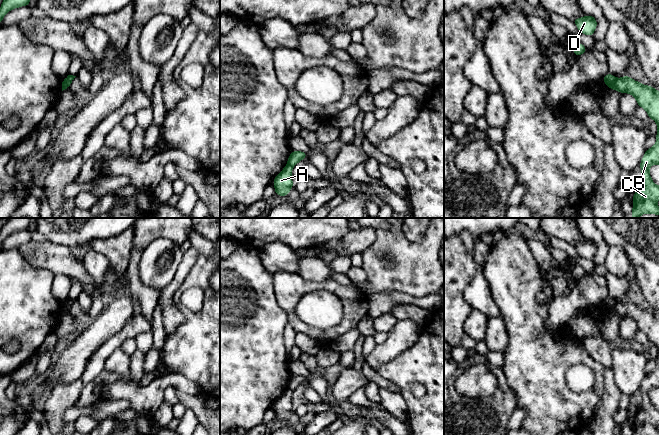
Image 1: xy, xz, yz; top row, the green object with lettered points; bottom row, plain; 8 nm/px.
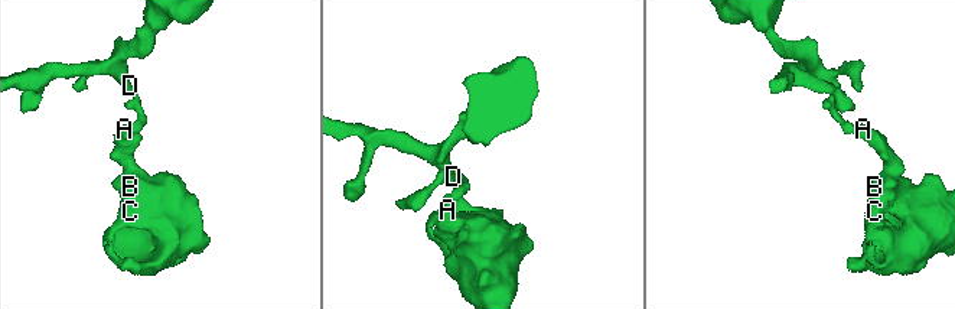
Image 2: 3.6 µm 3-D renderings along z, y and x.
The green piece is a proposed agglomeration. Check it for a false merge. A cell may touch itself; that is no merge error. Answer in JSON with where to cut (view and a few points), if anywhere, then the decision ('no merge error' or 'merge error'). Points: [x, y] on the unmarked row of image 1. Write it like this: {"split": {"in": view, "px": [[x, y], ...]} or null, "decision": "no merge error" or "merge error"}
{"split": {"in": "yz", "px": [[617, 303], [613, 312]]}, "decision": "merge error"}

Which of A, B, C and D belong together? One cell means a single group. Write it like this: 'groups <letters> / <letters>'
groups A B C / D

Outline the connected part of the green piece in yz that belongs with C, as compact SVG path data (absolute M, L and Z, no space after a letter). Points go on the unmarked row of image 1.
M628 299L617 303L615 312L619 317L630 317L637 325L638 330L644 332L650 343L656 345L658 356L656 368L646 373L641 384L641 404L637 414L632 421L632 435L659 435L656 425L659 423L659 410L654 408L650 399L649 391L652 388L659 388L659 315L652 310L646 310L631 303Z

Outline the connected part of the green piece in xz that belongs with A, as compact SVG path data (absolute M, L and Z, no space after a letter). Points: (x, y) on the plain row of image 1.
M288 388L284 393L274 402L273 408L275 411L275 419L285 421L293 411L293 405L291 403L292 391Z

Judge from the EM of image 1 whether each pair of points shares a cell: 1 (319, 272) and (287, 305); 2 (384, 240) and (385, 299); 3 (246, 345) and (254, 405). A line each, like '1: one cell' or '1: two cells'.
1: two cells
2: two cells
3: one cell

